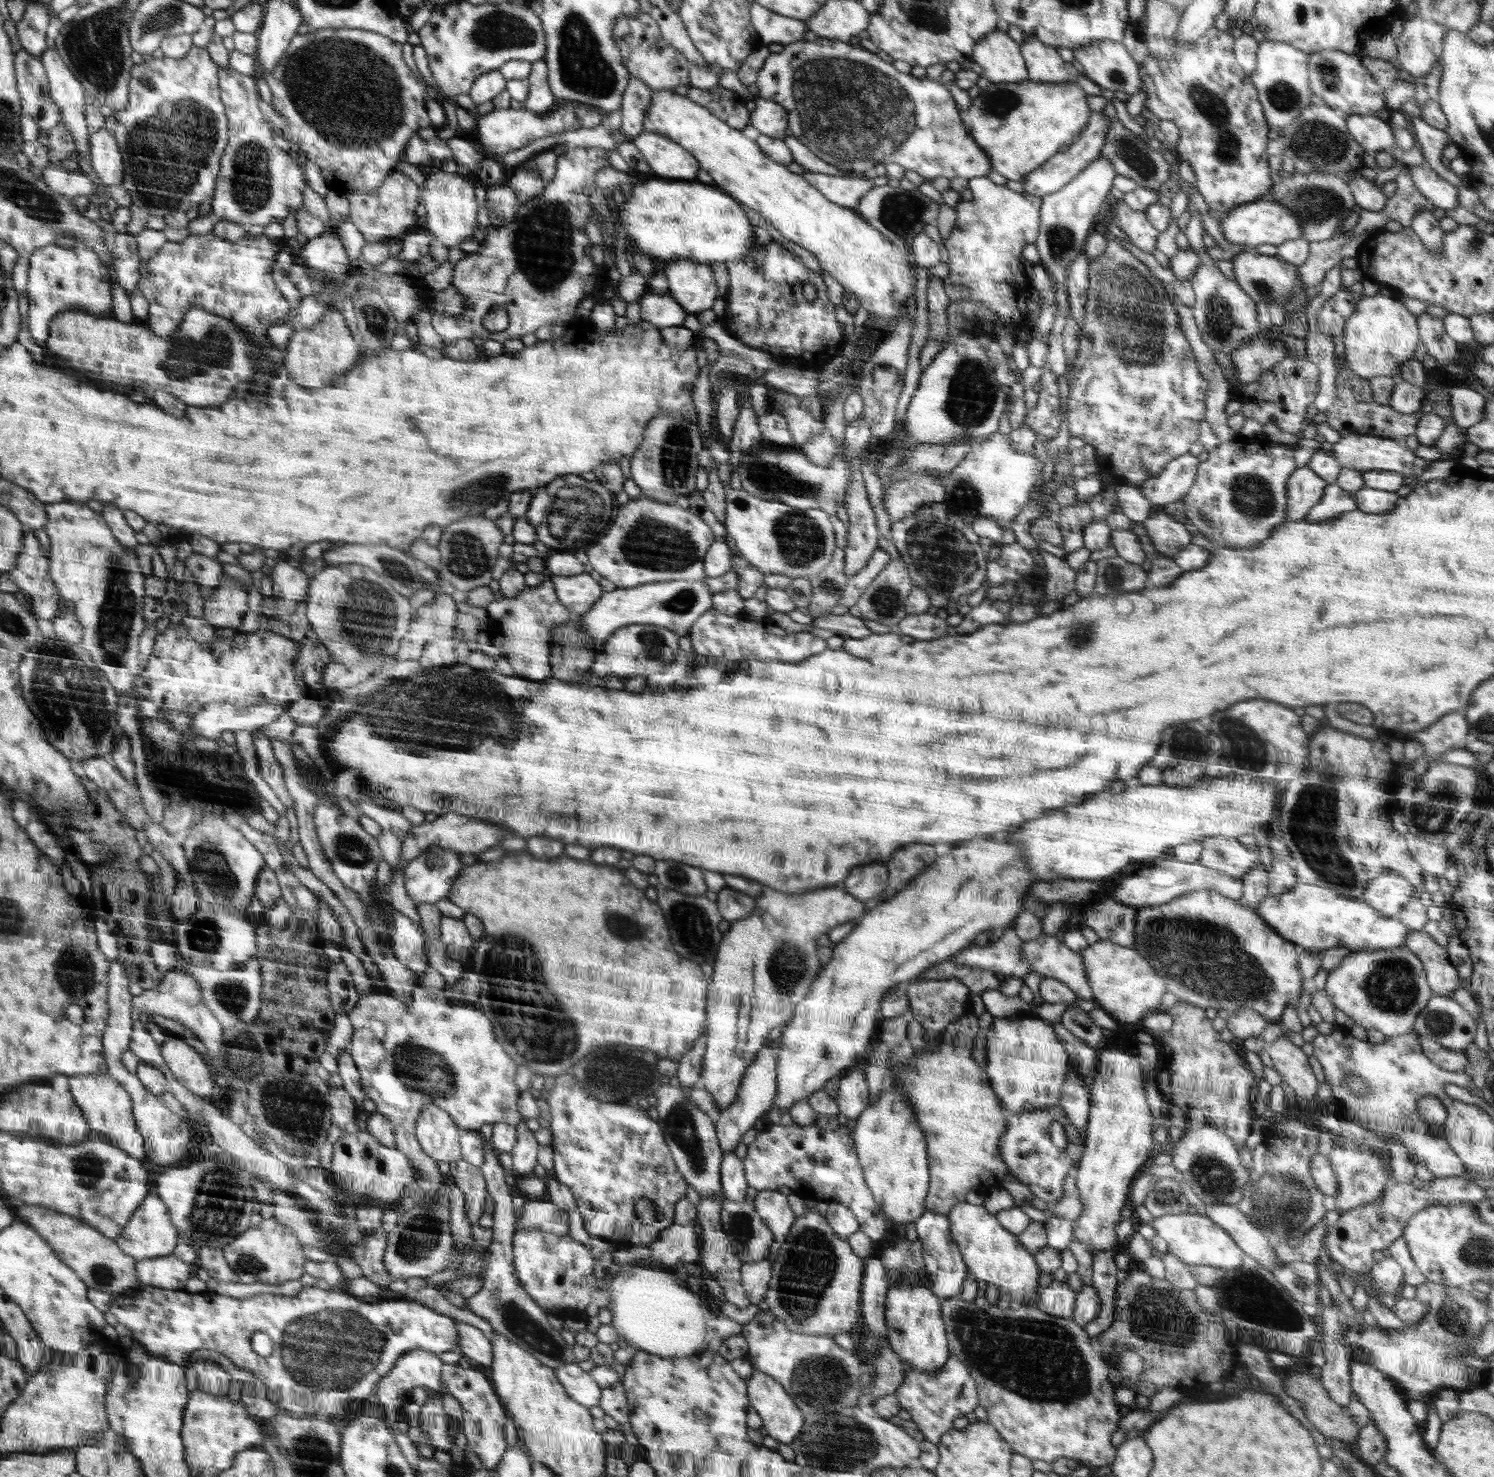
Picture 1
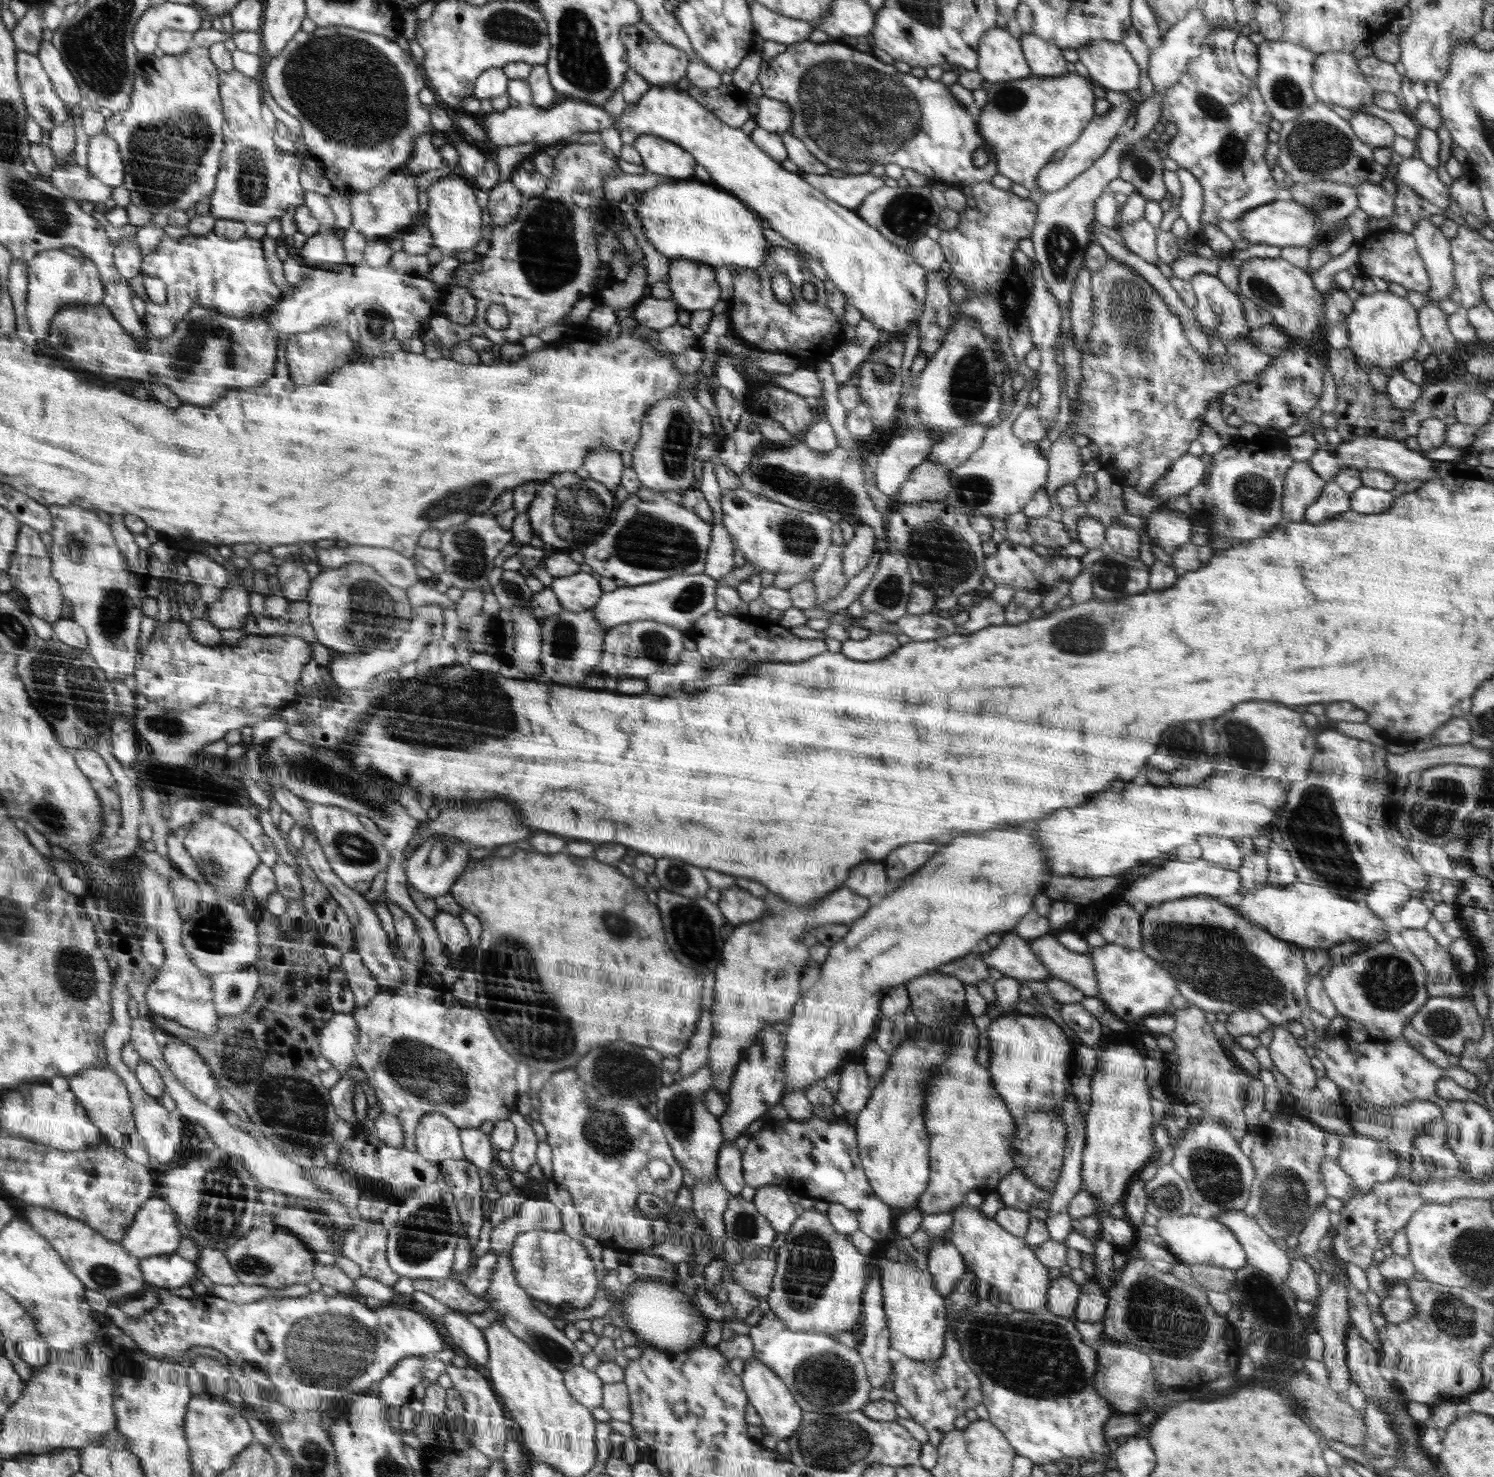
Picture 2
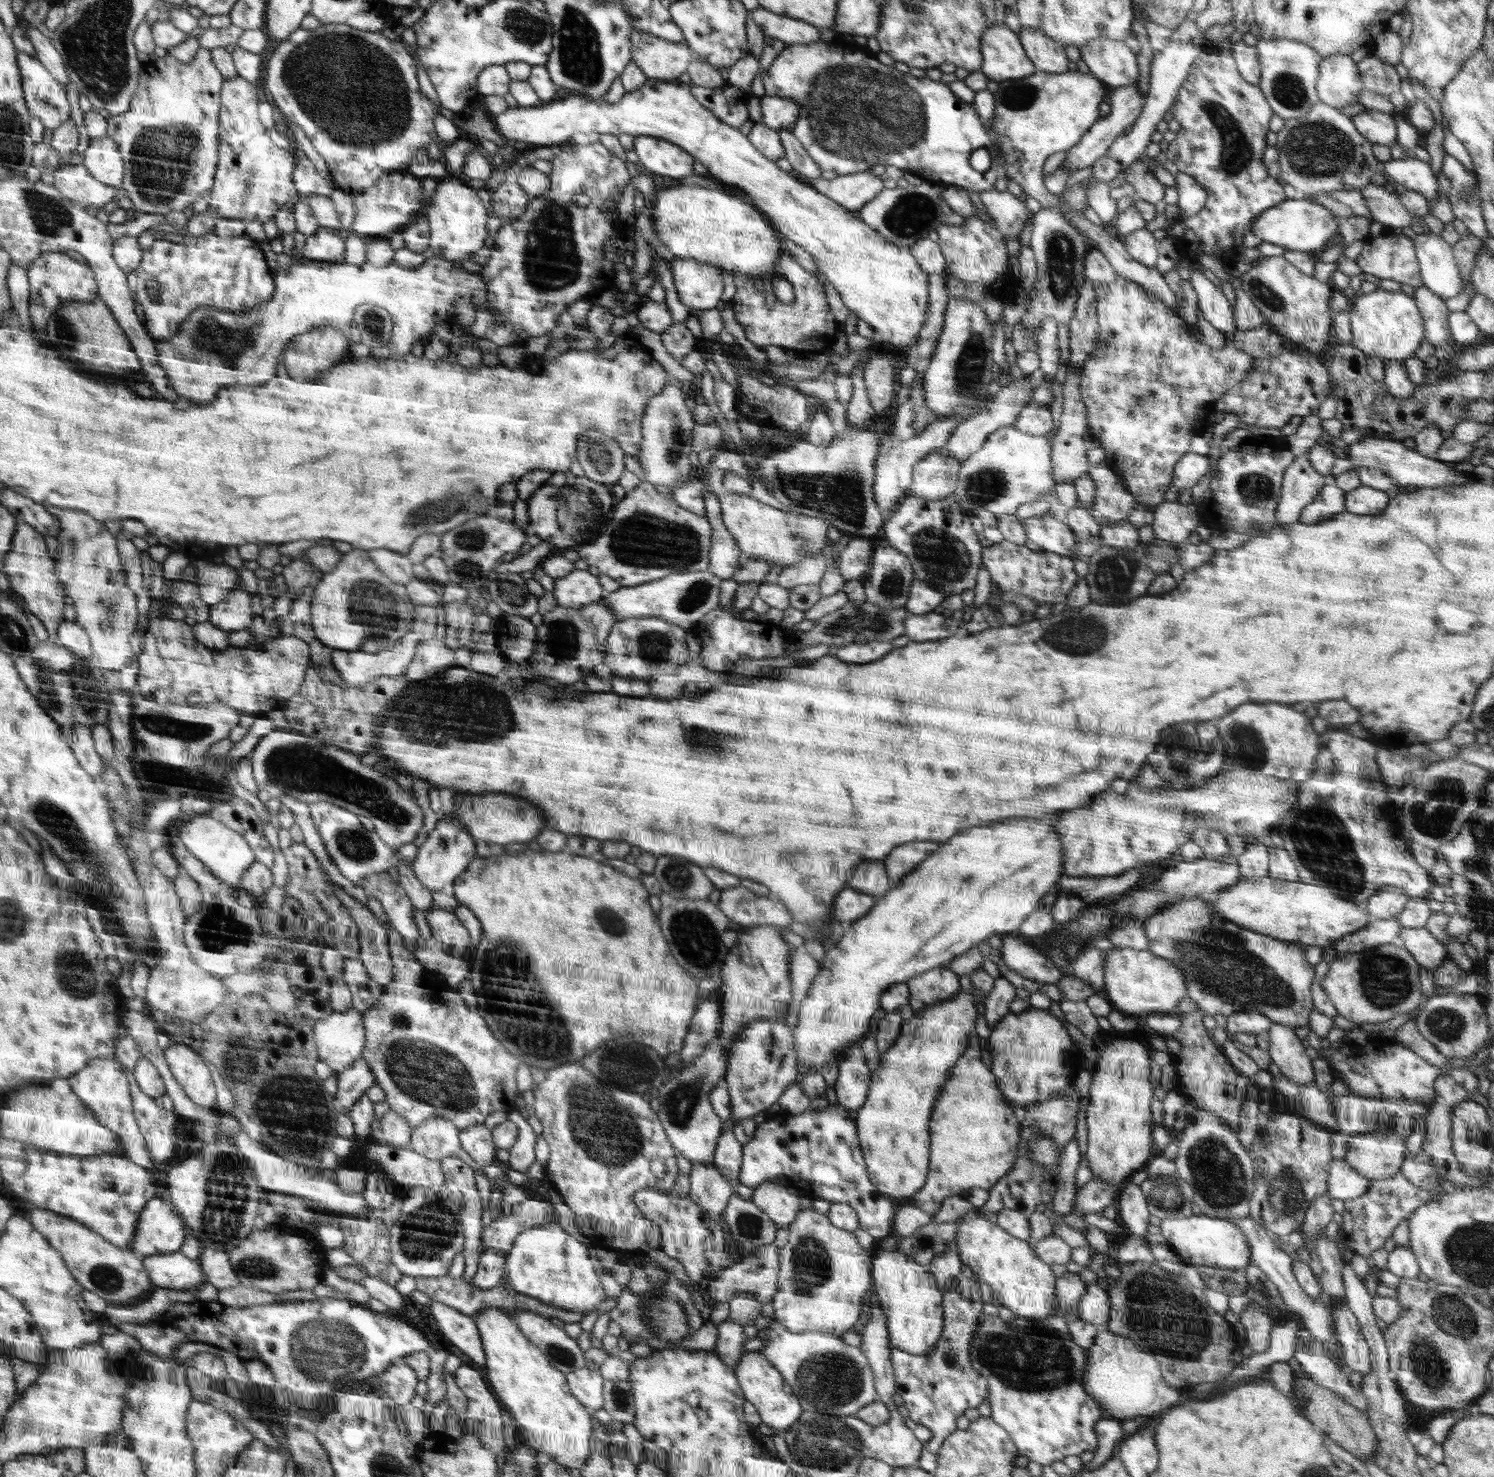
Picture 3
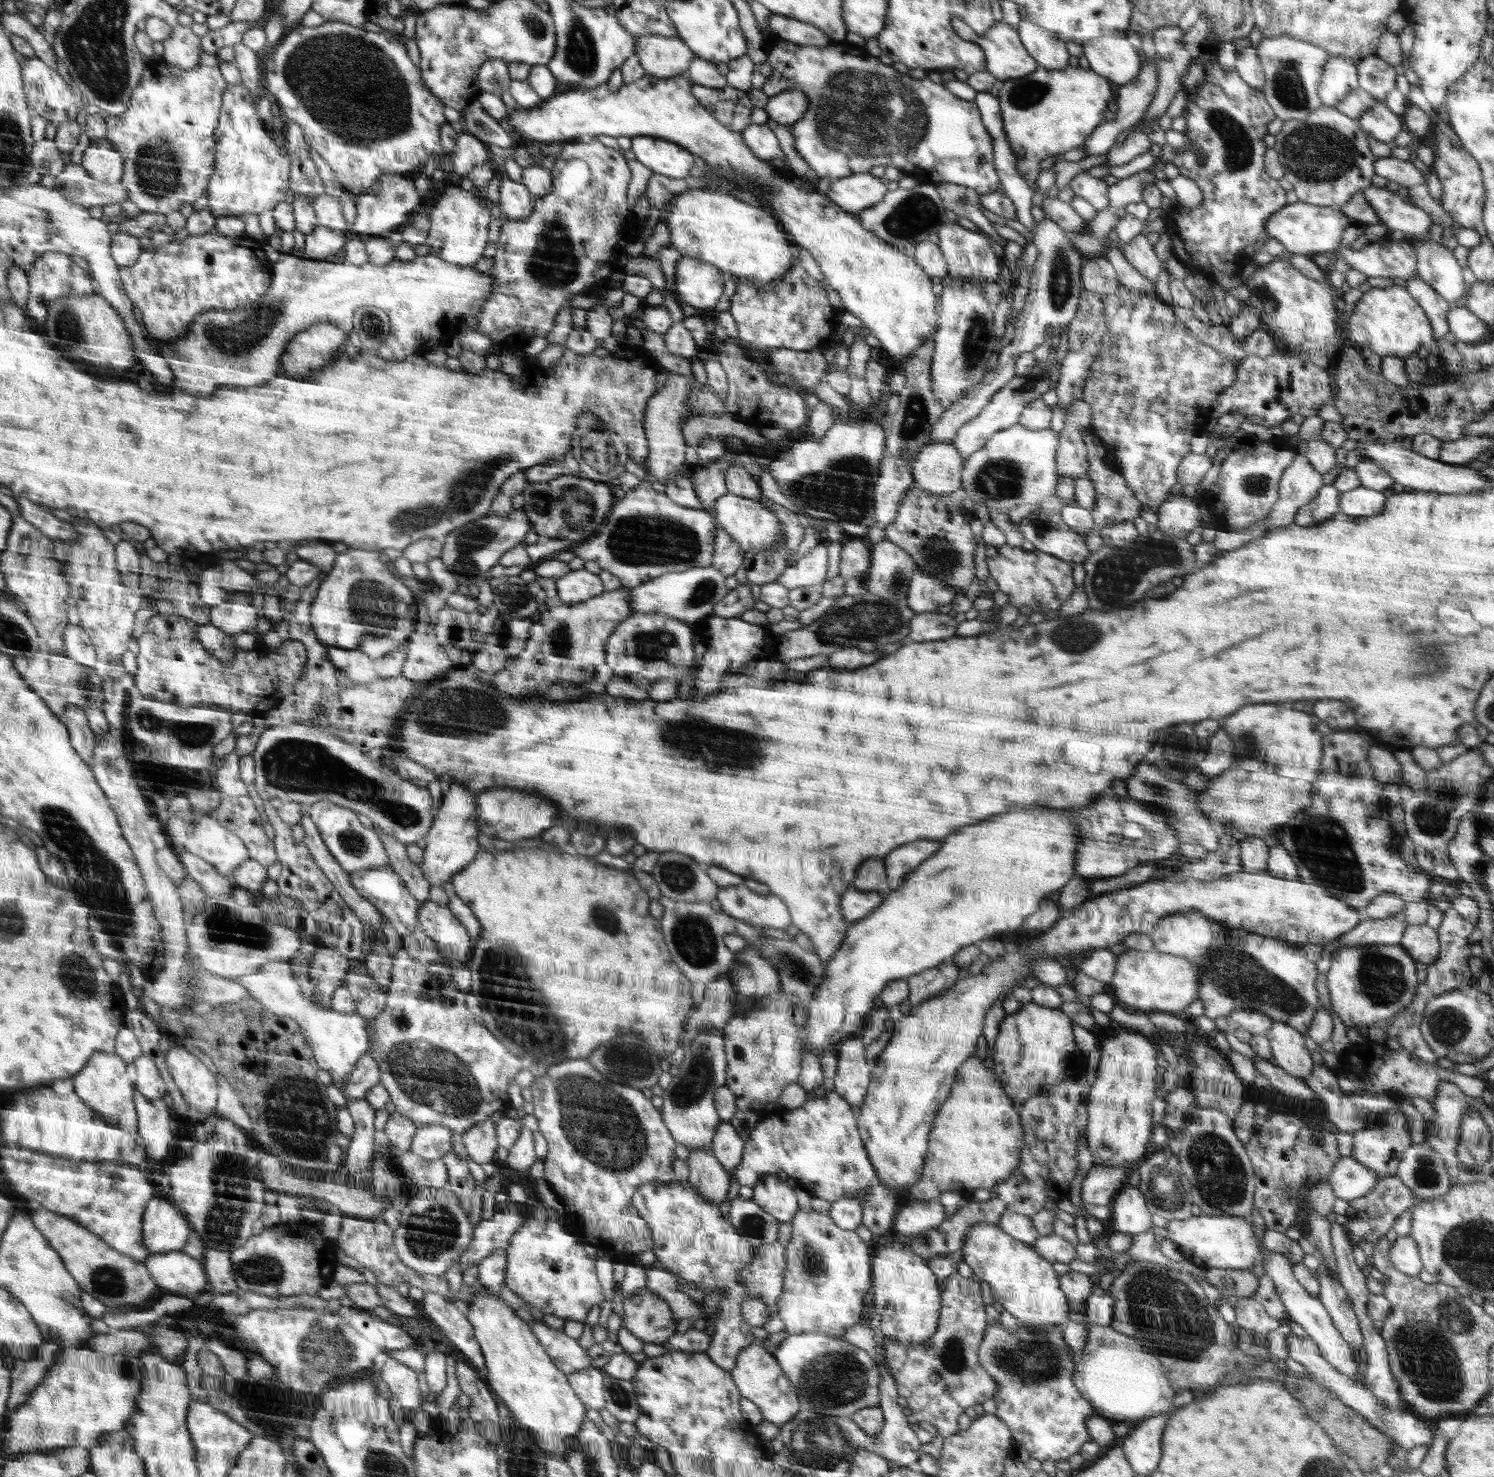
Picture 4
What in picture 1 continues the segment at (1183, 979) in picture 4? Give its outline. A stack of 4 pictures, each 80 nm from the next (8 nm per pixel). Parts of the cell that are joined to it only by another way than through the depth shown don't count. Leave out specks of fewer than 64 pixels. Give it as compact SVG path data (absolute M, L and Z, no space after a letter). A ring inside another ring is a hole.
M1101 940L1088 946L1080 955L1094 995L1093 1000L1115 1020L1140 1023L1146 1015L1161 1009L1162 996L1167 992L1164 977L1132 947Z

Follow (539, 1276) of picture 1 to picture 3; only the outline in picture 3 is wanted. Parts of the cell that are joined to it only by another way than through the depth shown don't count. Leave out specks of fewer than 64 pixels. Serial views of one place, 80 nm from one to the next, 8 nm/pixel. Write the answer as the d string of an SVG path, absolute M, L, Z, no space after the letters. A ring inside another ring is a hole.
M556 1221L522 1230L505 1256L505 1272L515 1292L582 1316L595 1311L600 1303L608 1299L592 1258L588 1256L588 1248Z

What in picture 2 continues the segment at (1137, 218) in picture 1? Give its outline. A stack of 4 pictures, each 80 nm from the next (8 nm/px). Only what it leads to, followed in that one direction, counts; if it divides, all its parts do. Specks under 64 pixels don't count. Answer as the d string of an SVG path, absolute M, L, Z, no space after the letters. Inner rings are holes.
M1144 218L1131 222L1131 224L1122 224L1117 227L1122 238L1124 238L1124 242L1126 242L1125 246L1130 252L1137 254L1142 260L1150 264L1157 264L1157 227Z

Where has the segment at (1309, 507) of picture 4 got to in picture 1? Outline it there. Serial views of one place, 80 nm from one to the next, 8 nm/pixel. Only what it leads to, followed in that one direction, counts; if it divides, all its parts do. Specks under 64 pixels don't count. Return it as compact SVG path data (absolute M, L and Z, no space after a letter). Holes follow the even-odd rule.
M1335 482L1327 483L1322 498L1308 511L1304 519L1312 523L1324 523L1356 509L1357 504L1351 492L1340 488Z

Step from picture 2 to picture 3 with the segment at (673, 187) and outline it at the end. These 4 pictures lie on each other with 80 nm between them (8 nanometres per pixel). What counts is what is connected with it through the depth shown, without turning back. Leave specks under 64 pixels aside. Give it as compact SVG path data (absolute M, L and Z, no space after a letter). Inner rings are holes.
M681 185L656 191L651 221L656 228L657 237L662 246L680 259L694 259L725 268L733 273L742 272L751 276L772 274L781 256L780 241L777 232L766 222L762 224L762 214L756 212L754 206L748 206L734 194L716 188L704 188L700 185Z

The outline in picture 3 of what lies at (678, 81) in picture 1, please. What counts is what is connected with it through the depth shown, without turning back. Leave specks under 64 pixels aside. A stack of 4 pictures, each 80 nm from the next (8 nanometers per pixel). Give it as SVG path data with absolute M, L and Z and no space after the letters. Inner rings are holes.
M635 28L631 32L631 43L631 60L647 78L674 81L691 64L690 47L686 43L664 40Z

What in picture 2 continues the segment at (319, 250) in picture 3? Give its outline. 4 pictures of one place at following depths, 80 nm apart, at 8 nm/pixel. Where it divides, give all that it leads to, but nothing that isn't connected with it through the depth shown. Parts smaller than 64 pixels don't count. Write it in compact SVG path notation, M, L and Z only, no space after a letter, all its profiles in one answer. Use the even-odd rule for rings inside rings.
M326 228L308 238L299 256L307 267L338 271L347 264L343 240Z

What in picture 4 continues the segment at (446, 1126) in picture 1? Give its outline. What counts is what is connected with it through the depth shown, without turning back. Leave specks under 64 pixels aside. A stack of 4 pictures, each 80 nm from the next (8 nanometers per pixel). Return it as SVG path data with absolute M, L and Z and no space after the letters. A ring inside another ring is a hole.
M443 1124L420 1125L412 1139L410 1150L426 1160L441 1159L451 1151L454 1134Z

